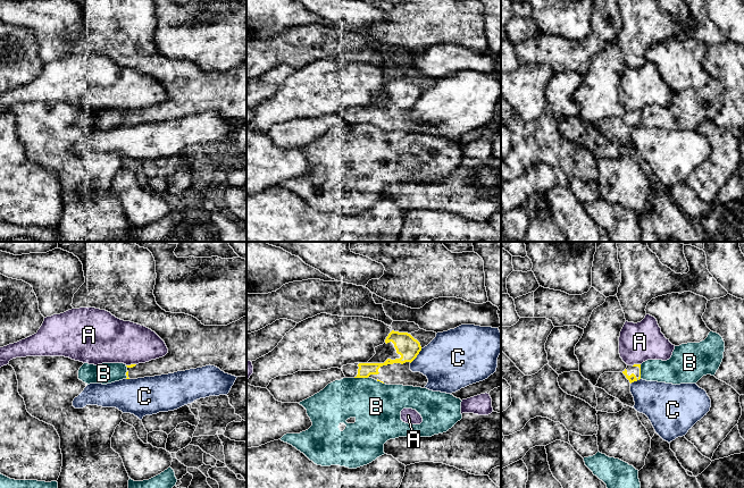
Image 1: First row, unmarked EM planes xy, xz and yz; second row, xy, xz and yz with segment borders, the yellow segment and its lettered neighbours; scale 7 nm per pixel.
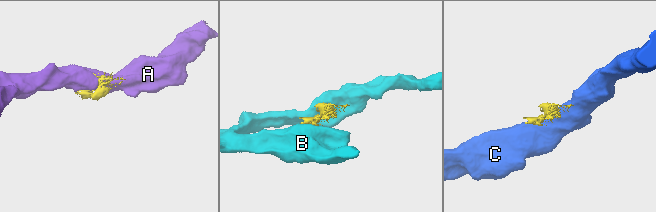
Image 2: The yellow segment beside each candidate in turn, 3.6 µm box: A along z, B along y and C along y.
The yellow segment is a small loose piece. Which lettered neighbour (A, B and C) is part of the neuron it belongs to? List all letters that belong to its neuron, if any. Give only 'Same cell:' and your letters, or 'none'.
Same cell: none

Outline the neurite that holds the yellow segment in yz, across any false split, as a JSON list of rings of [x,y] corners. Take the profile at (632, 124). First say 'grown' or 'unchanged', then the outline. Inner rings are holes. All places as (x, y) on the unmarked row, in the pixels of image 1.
grown; [[[641,110],[627,111],[622,118],[604,118],[595,133],[604,135],[618,144],[624,151],[634,154],[635,148],[630,138],[630,129],[641,125]]]

